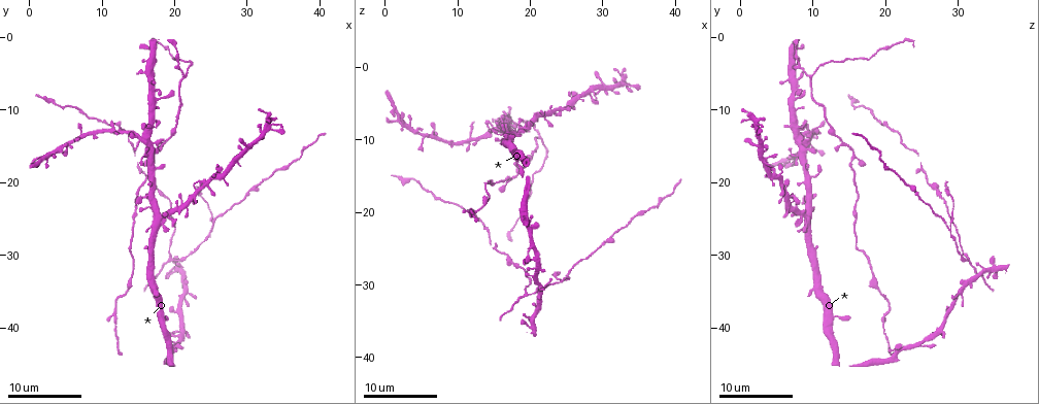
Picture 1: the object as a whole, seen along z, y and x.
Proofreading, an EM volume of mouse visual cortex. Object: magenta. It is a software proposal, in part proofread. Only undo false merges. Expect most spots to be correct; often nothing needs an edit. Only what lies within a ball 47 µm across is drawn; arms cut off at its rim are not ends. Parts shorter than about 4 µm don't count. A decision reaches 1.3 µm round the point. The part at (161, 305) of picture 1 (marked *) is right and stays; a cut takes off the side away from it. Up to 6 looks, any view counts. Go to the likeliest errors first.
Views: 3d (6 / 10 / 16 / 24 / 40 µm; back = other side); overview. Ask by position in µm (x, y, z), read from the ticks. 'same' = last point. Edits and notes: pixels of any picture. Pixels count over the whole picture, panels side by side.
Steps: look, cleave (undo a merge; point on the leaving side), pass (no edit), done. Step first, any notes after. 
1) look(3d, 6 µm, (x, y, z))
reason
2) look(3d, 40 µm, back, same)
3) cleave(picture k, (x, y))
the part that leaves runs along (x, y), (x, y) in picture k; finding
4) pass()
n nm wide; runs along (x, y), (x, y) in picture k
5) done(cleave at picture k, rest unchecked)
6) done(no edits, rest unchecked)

look(3d, 10 µm, (19.5, 30.5, 31.5))
four or more arms meet

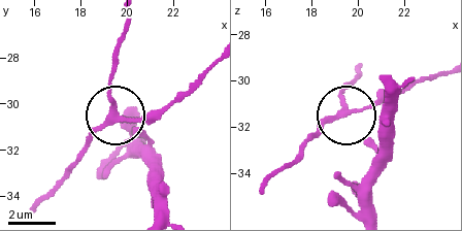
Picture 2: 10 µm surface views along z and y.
pass()
all the same cell

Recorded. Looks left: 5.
look(3d, 6 µm, (25.5, 26.0, 29.0))
side arm on a straight run

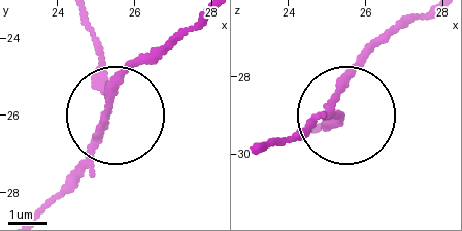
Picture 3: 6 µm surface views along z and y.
look(3d, 6 µm, back, (25.35, 25.80, 28.70))

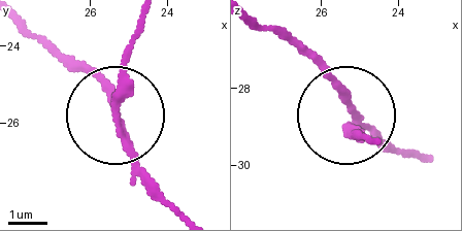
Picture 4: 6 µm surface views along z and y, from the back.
cleave(picture 4, (132, 90))
190 nm wide; the part that leaves runs along (125, 143), (116, 107), (138, 19) in picture 4; two cells meet here

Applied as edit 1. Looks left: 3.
look(overview)
redraw

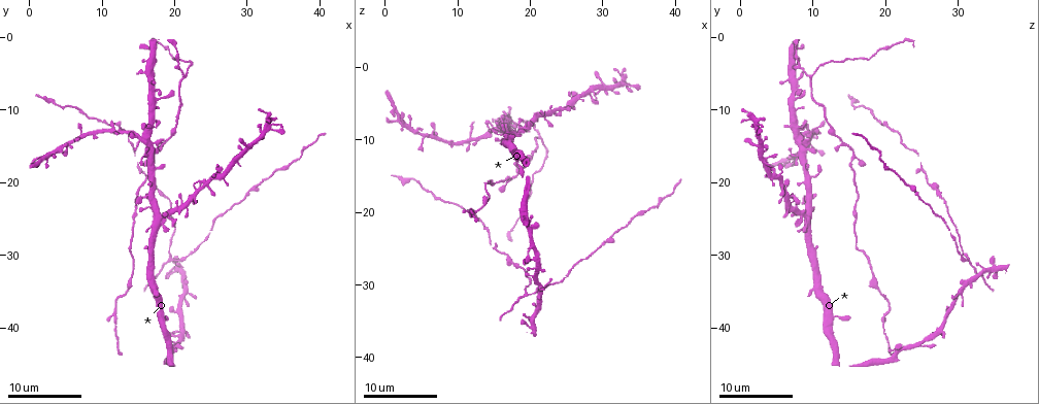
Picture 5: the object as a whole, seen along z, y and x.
look(3d, 10 µm, (12.0, 39.5, 20.0))
calibre changes

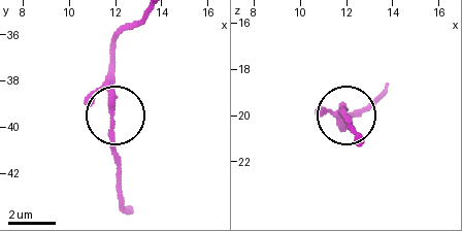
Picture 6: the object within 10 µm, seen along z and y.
pass()
220 nm wide; runs along (139, 19), (116, 42), (116, 188) in picture 6; all the same cell

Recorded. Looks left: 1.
done(cleave at picture 4, rest unchecked)

